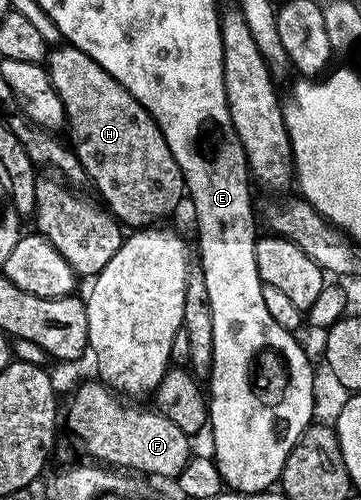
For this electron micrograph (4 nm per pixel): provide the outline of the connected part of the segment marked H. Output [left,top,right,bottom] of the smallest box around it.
[46,44,185,228]

